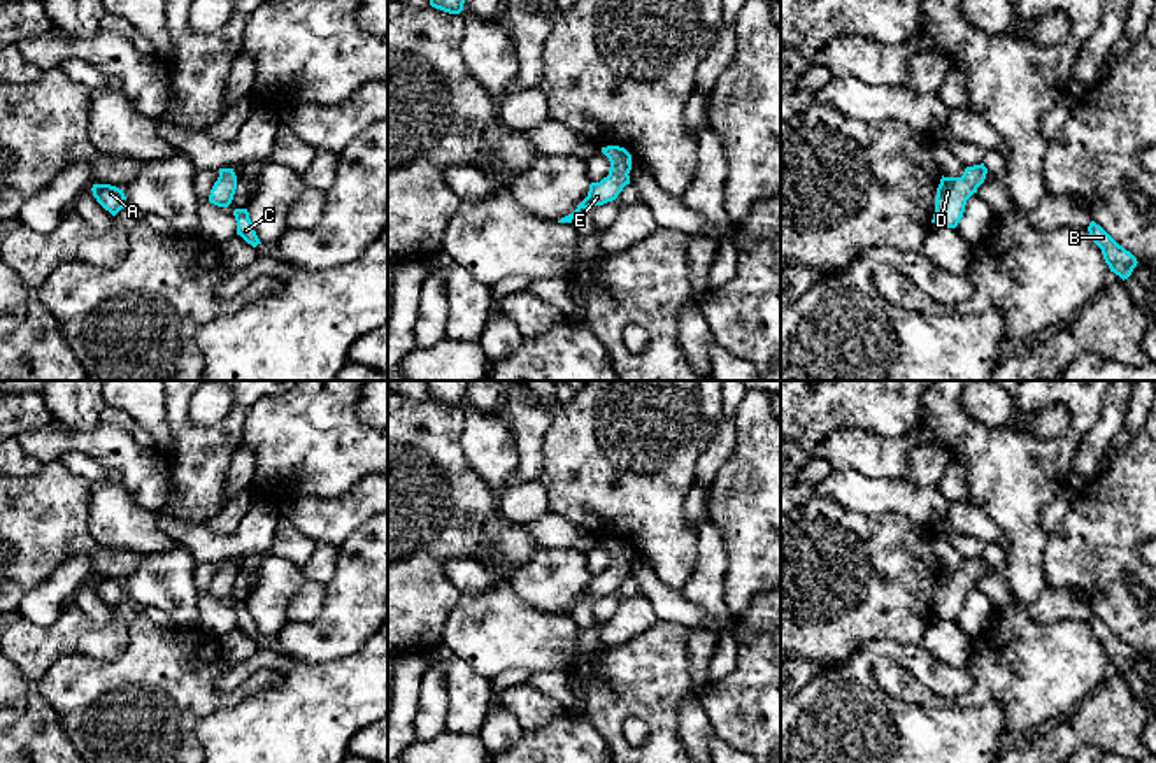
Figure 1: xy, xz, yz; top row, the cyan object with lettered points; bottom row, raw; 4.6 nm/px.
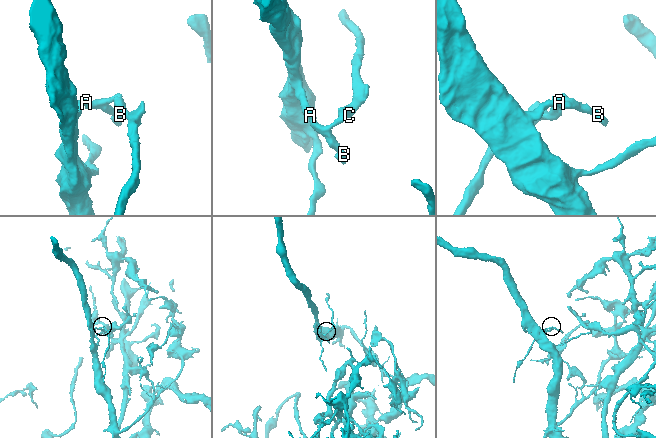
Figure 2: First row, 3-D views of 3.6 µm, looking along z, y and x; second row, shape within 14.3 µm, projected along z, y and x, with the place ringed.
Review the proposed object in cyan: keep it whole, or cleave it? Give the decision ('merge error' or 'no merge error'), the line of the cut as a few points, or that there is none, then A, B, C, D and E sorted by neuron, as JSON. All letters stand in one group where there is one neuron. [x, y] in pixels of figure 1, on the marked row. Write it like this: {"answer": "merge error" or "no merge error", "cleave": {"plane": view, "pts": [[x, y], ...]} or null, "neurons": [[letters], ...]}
{"answer": "no merge error", "cleave": null, "neurons": [["A", "B", "C", "D", "E"]]}

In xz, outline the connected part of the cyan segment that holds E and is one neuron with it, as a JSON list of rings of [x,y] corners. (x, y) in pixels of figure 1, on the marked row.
[[[619,146],[602,147],[602,153],[609,158],[610,168],[609,175],[600,182],[591,182],[588,196],[577,205],[577,209],[561,217],[558,223],[572,223],[581,209],[589,209],[593,205],[603,205],[617,198],[626,184],[630,184],[630,170],[632,170],[632,154]]]

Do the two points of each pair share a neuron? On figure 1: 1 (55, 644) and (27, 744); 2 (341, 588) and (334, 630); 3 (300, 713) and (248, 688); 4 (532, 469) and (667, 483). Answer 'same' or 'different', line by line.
1: same
2: same
3: different
4: different

